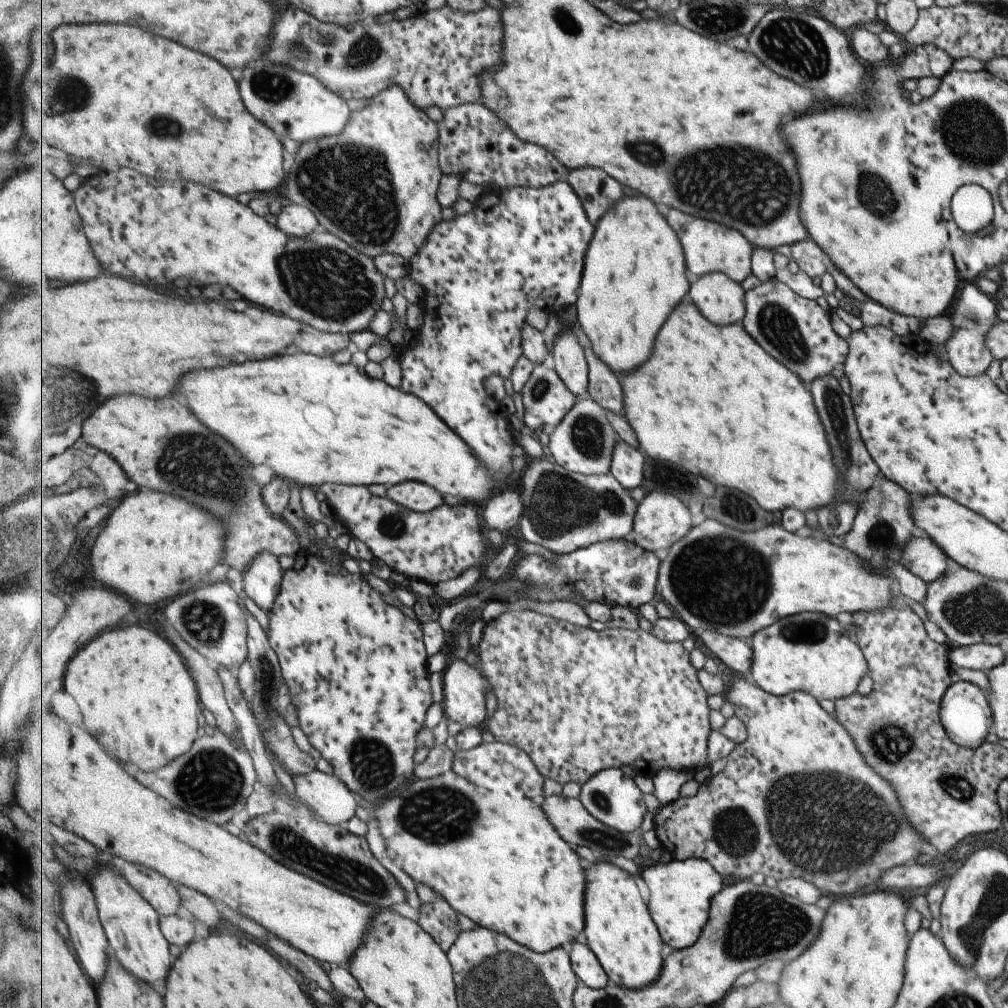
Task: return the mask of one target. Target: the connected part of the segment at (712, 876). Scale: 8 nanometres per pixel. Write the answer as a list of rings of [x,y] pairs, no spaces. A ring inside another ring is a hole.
[[[673,859],[669,863],[657,862],[648,867],[641,877],[649,895],[650,914],[658,925],[664,944],[677,950],[687,949],[698,943],[710,920],[712,901],[725,888],[725,880],[714,865],[704,859]]]

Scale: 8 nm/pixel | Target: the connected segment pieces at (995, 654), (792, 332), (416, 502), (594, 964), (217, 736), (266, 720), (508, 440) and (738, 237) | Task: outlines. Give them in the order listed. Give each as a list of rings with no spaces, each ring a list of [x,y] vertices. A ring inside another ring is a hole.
[[[984,643],[951,648],[948,652],[948,660],[957,667],[979,670],[984,674],[1000,666],[1005,658],[1006,654],[998,645]]]
[[[777,278],[746,292],[746,329],[771,356],[799,376],[803,383],[829,374],[835,362],[844,362],[847,356],[845,340],[837,338],[829,326],[829,316],[813,300],[799,298],[787,284]]]
[[[418,481],[389,486],[387,497],[404,508],[421,513],[435,511],[444,504],[443,495],[437,489]]]
[[[572,944],[570,958],[574,972],[583,984],[593,989],[603,989],[610,984],[610,977],[588,944]]]
[[[216,728],[213,736],[204,735],[194,743],[194,746],[184,756],[174,759],[170,764],[158,771],[139,772],[139,768],[135,768],[137,774],[136,780],[153,789],[160,796],[169,800],[176,808],[181,808],[190,814],[202,817],[204,820],[217,824],[225,828],[227,822],[238,812],[243,812],[247,807],[247,800],[254,794],[253,784],[258,781],[258,772],[254,768],[254,760],[250,756],[247,748],[242,742],[242,733],[236,729],[237,741],[231,741],[219,728]]]
[[[249,615],[248,618],[248,658],[252,663],[258,678],[257,694],[254,698],[254,712],[256,713],[256,724],[262,733],[265,743],[270,743],[270,750],[278,757],[278,760],[284,765],[284,769],[291,775],[307,775],[315,771],[317,764],[309,754],[303,752],[295,740],[293,740],[293,730],[286,722],[284,716],[279,714],[279,710],[284,701],[279,697],[279,690],[284,681],[284,675],[281,669],[275,650],[271,647],[268,634],[261,628],[261,624],[257,622],[257,618]]]
[[[568,181],[557,182],[544,188],[532,187],[516,187],[503,190],[485,191],[474,202],[474,209],[465,216],[457,216],[449,222],[443,222],[431,232],[427,243],[423,246],[422,252],[410,262],[411,272],[409,279],[415,281],[425,291],[424,299],[419,303],[423,312],[423,326],[419,328],[420,336],[413,344],[407,344],[410,348],[401,357],[400,364],[403,370],[403,383],[401,389],[404,392],[416,395],[426,404],[443,416],[442,420],[446,421],[464,440],[474,449],[474,454],[488,467],[494,477],[508,477],[511,473],[511,457],[513,457],[513,446],[515,442],[513,434],[511,434],[512,426],[509,421],[509,412],[501,406],[493,396],[489,396],[489,392],[485,390],[485,380],[491,375],[501,376],[503,379],[509,379],[513,366],[517,364],[517,360],[521,358],[522,348],[522,329],[525,325],[525,318],[529,308],[533,306],[529,298],[543,298],[543,300],[553,300],[553,311],[563,310],[571,304],[576,304],[579,299],[579,288],[582,287],[583,274],[586,268],[586,255],[590,249],[591,242],[594,240],[593,234],[596,227],[587,217],[586,210],[583,209],[582,201],[579,199],[575,190]]]
[[[674,207],[670,208],[666,220],[675,228],[675,232],[679,232],[686,266],[692,274],[703,277],[712,273],[722,273],[740,283],[754,272],[752,260],[755,247],[739,230],[728,228],[716,221],[692,216]]]

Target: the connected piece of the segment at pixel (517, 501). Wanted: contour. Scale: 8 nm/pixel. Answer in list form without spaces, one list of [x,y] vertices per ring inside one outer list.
[[[507,490],[497,494],[481,510],[483,528],[499,531],[509,535],[518,526],[524,505],[522,492]]]

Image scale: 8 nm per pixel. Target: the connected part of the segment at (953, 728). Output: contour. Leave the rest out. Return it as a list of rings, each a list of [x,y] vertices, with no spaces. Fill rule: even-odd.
[[[955,682],[945,690],[940,701],[939,719],[947,737],[959,747],[978,748],[987,734],[992,732],[993,722],[987,696],[969,682]]]

